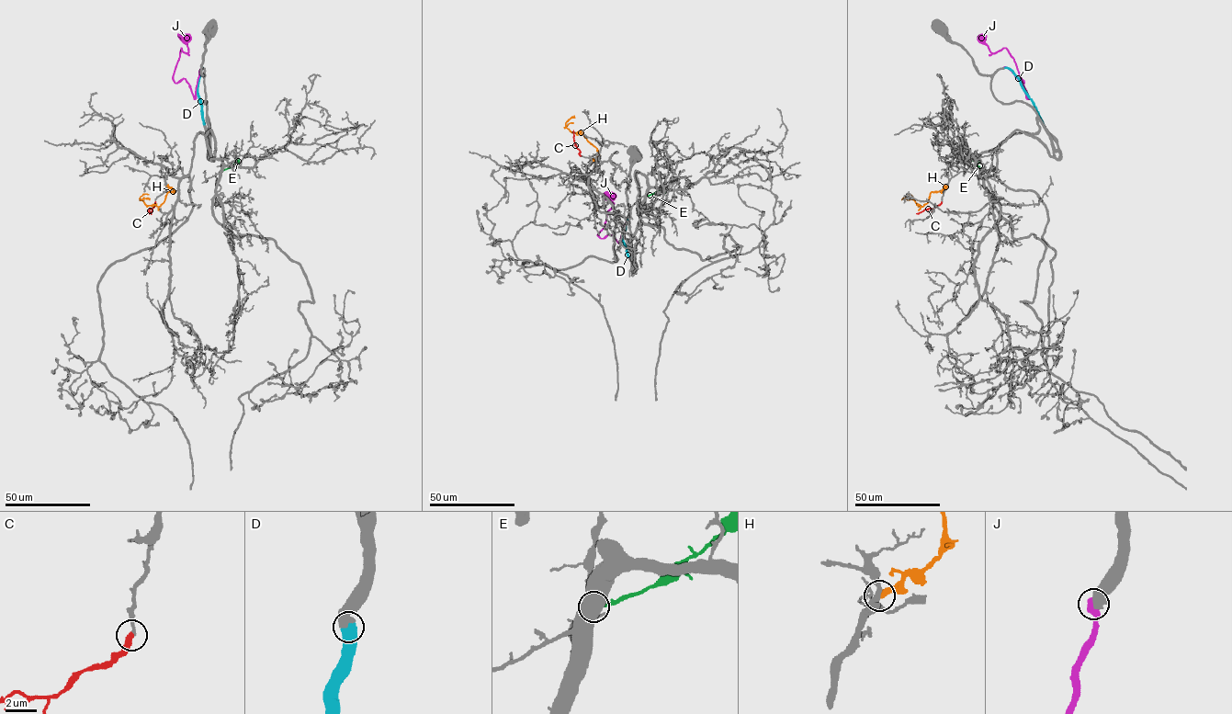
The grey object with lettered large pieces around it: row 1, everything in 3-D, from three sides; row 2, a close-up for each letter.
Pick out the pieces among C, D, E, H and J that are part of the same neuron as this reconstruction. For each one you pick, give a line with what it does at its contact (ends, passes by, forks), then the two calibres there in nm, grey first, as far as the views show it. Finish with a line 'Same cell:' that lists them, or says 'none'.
C: It ends there. Thickness 240 nm (grey) against 400 nm
D: It ends there. Thickness 550 nm (grey) against 700 nm
Same cell: C, D

